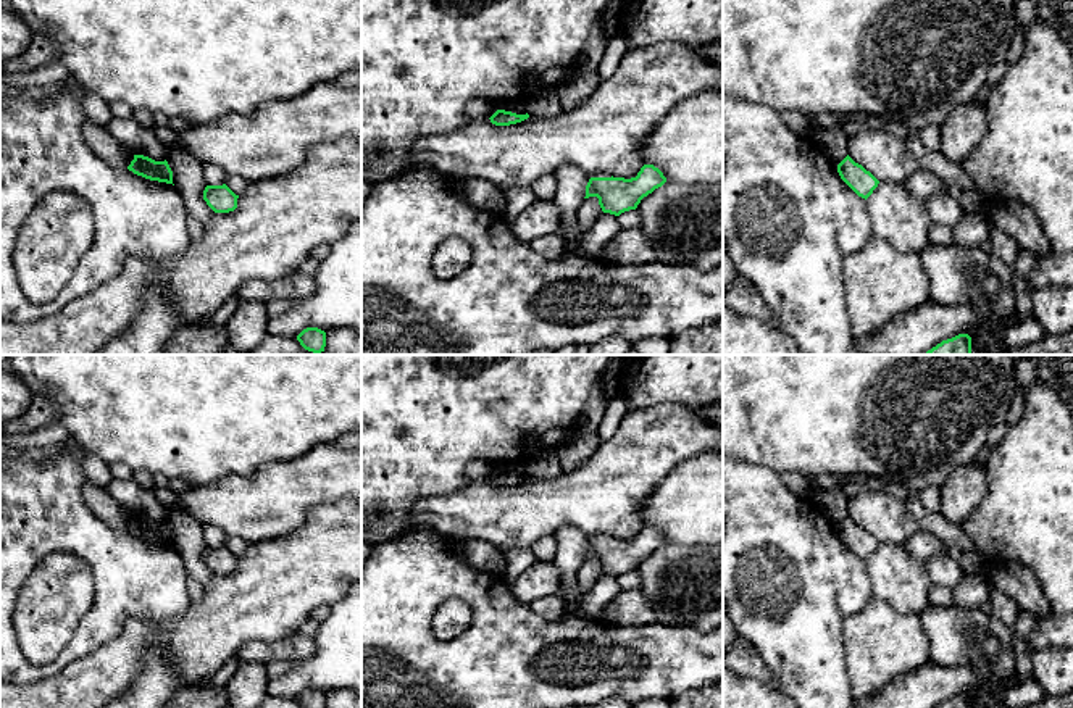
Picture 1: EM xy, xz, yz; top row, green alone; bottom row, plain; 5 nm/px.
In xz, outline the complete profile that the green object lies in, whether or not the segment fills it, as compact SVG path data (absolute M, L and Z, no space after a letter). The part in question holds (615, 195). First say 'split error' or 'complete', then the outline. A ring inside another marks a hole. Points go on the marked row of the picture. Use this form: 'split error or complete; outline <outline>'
complete; outline M644 165L636 177L591 177L586 197L597 197L603 213L620 216L636 210L644 197L666 182L663 173L653 165Z

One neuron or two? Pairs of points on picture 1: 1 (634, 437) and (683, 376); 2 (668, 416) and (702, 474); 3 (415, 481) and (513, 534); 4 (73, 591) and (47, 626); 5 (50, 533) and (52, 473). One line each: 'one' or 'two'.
1: two
2: two
3: two
4: one
5: one

